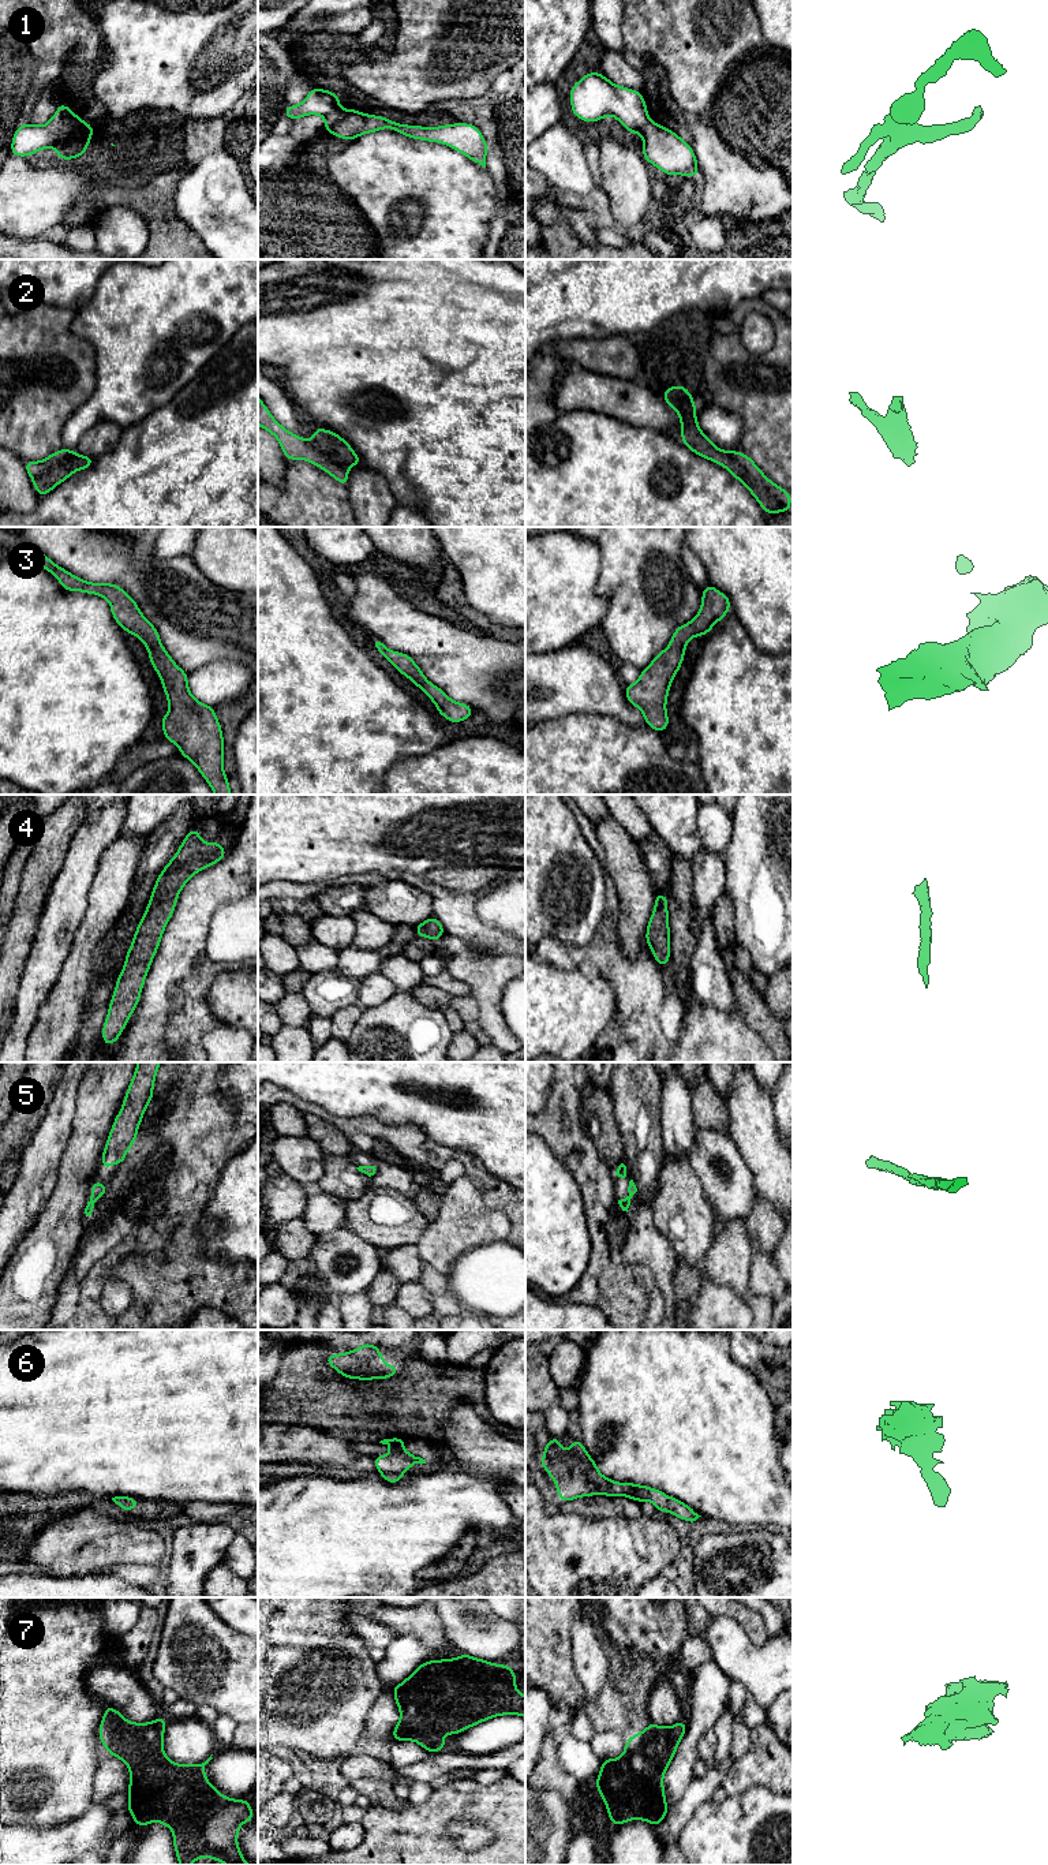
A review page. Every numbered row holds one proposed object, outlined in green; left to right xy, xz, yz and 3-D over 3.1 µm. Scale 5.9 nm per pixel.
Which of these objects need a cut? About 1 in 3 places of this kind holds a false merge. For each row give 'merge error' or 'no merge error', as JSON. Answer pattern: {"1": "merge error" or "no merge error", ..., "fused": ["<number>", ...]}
{"1": "merge error", "2": "no merge error", "3": "no merge error", "4": "no merge error", "5": "no merge error", "6": "no merge error", "7": "no merge error", "fused": ["1"]}

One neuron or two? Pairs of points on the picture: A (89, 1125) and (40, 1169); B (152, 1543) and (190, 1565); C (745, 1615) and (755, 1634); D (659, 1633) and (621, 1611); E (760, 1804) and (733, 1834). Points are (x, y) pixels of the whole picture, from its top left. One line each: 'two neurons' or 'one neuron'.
A: two neurons
B: two neurons
C: one neuron
D: one neuron
E: one neuron

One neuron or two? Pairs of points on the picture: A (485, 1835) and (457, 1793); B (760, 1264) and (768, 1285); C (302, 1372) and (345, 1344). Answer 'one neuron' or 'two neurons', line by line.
A: two neurons
B: one neuron
C: two neurons

